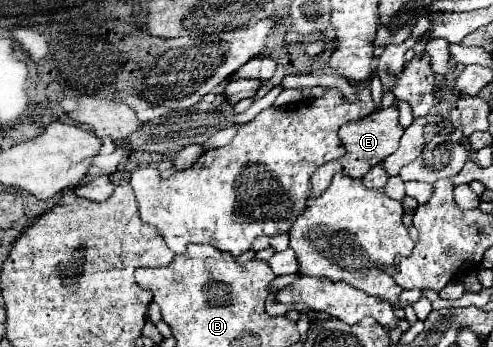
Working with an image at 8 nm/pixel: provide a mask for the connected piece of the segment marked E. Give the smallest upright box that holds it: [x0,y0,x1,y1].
[311,106,403,200]

